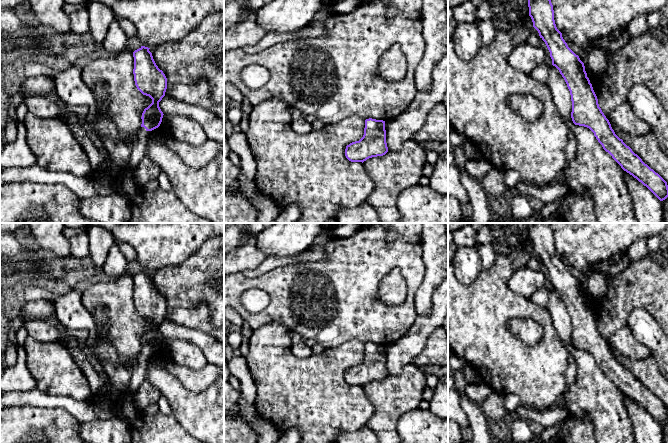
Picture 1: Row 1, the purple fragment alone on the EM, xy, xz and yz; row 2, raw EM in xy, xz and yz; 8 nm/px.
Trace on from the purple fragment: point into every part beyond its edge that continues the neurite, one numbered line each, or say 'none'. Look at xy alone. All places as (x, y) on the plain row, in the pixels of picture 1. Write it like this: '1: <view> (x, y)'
1: xy (125, 409)

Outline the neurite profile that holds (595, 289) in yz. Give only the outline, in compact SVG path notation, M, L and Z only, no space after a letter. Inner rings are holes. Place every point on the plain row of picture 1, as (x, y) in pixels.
M598 271L590 273L584 290L589 304L598 306L607 293L606 275Z

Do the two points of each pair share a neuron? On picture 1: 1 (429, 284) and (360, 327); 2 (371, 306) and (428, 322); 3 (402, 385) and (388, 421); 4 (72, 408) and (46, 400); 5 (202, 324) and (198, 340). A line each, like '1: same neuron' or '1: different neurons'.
1: different neurons
2: different neurons
3: same neuron
4: same neuron
5: different neurons

